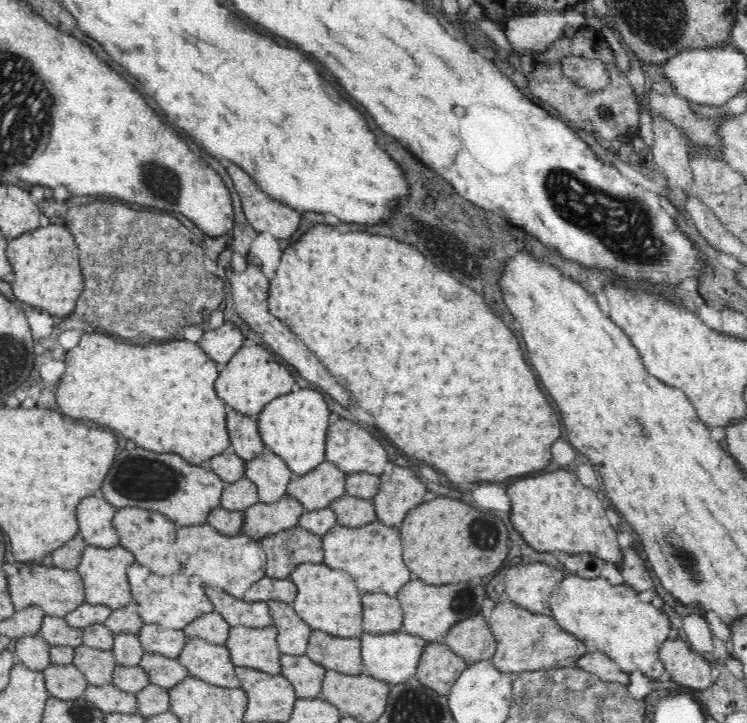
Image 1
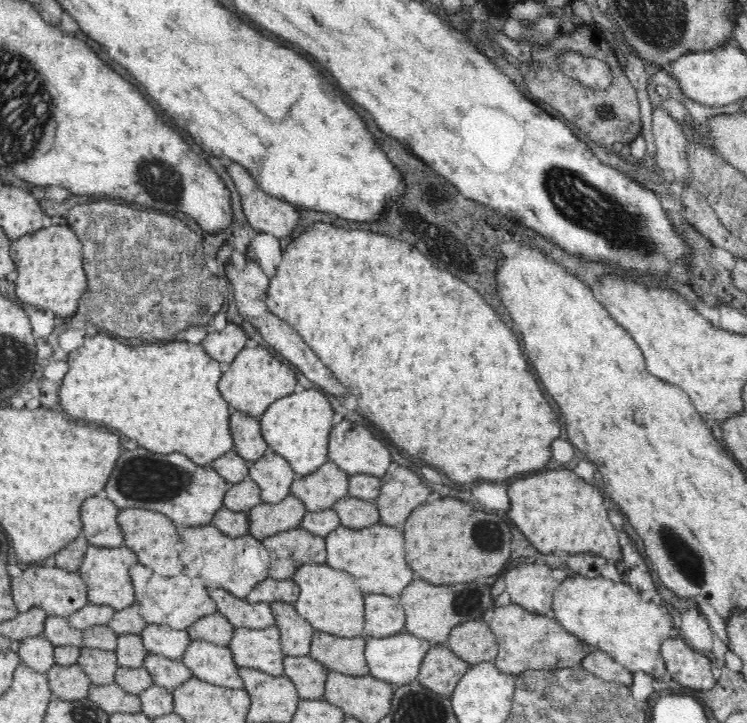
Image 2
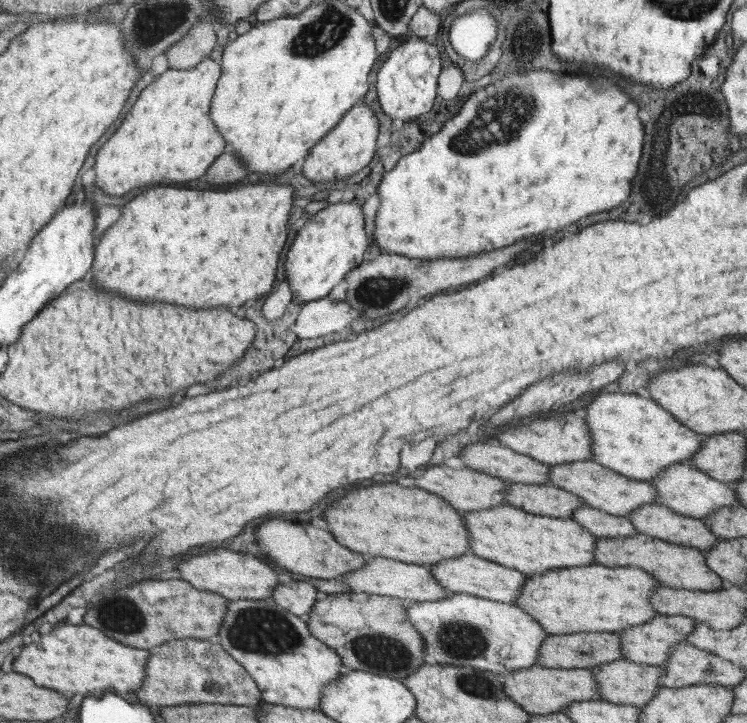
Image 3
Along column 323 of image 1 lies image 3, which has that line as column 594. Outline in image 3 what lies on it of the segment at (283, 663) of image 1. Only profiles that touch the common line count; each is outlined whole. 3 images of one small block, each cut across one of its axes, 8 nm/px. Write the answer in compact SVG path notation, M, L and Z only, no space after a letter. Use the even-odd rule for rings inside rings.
M626 659L590 668L599 683L600 699L621 705L646 705L662 687L662 666L634 663Z

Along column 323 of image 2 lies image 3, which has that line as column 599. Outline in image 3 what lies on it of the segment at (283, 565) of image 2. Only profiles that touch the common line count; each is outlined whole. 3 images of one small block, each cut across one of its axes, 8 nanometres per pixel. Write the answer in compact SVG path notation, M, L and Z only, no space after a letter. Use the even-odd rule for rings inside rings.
M640 533L630 537L599 537L596 563L606 567L636 566L636 568L646 570L648 574L654 575L664 587L718 591L725 585L719 574L715 574L715 571L708 566L707 555L702 550L683 547L677 543L669 543L663 539Z

